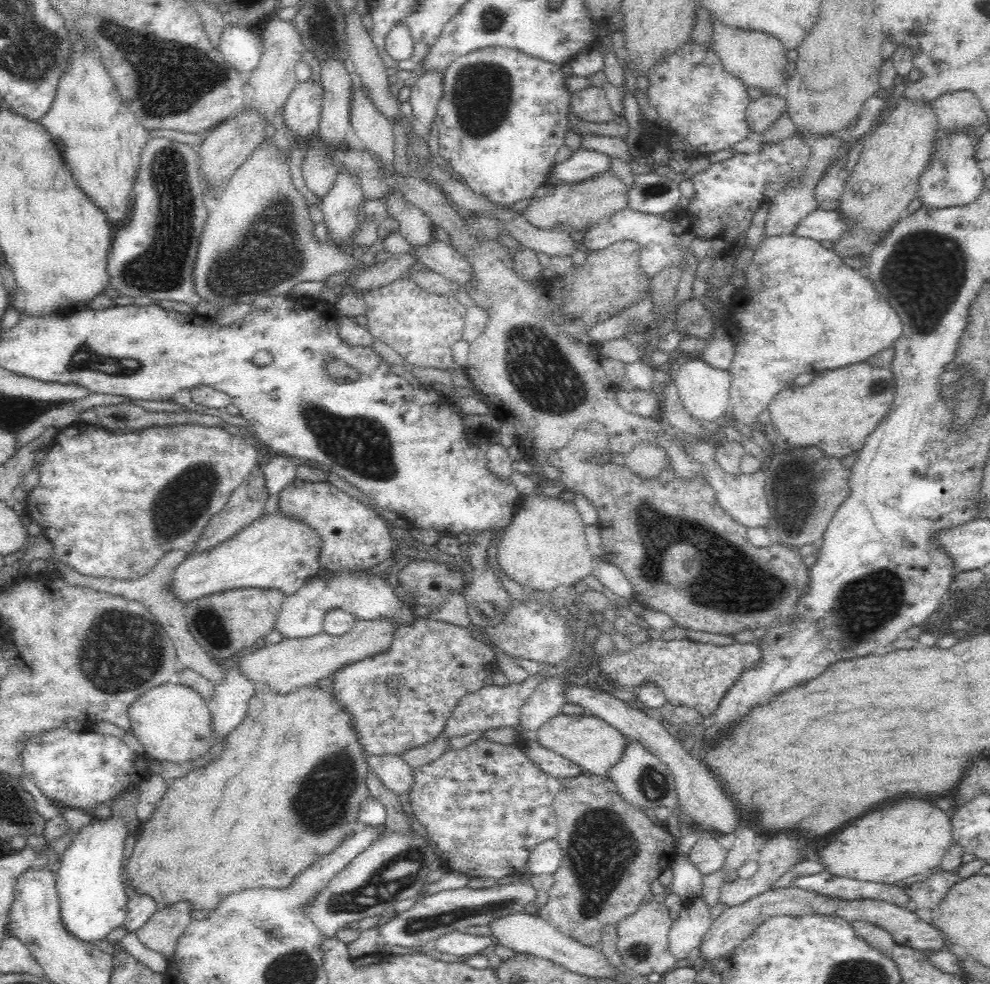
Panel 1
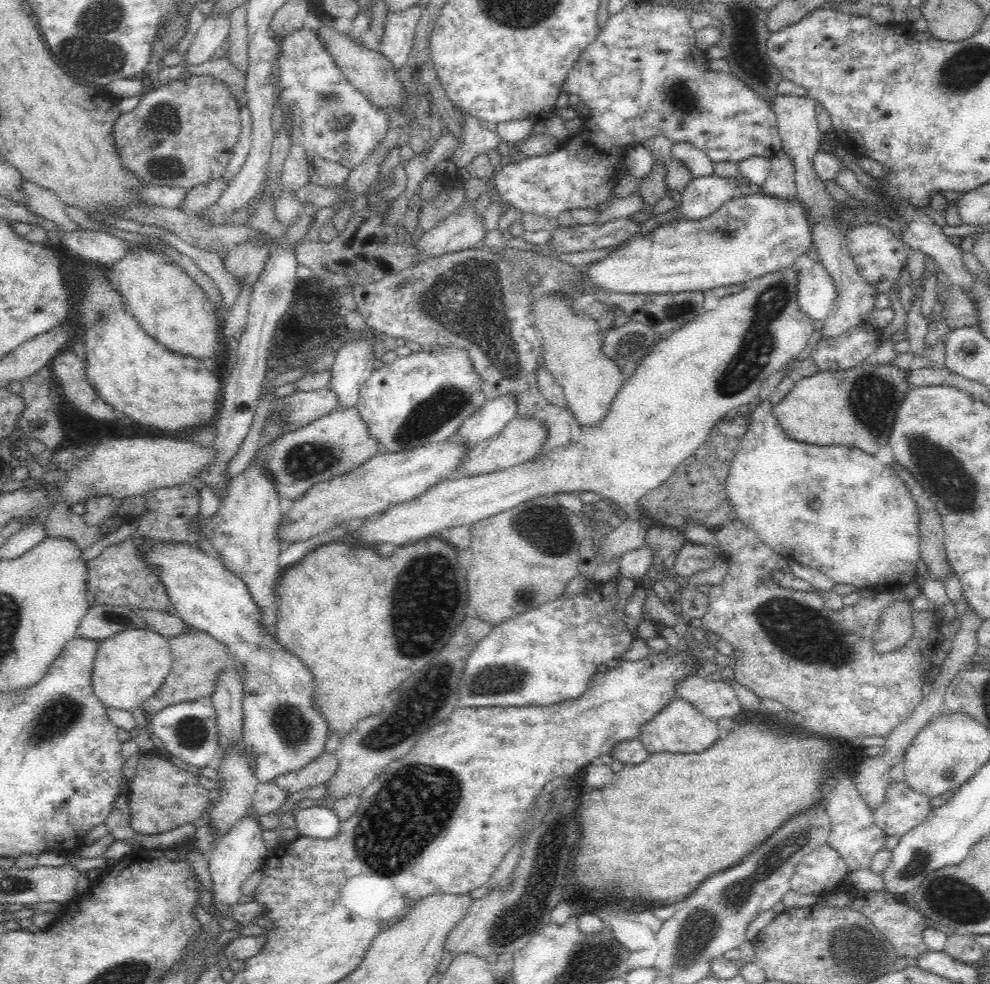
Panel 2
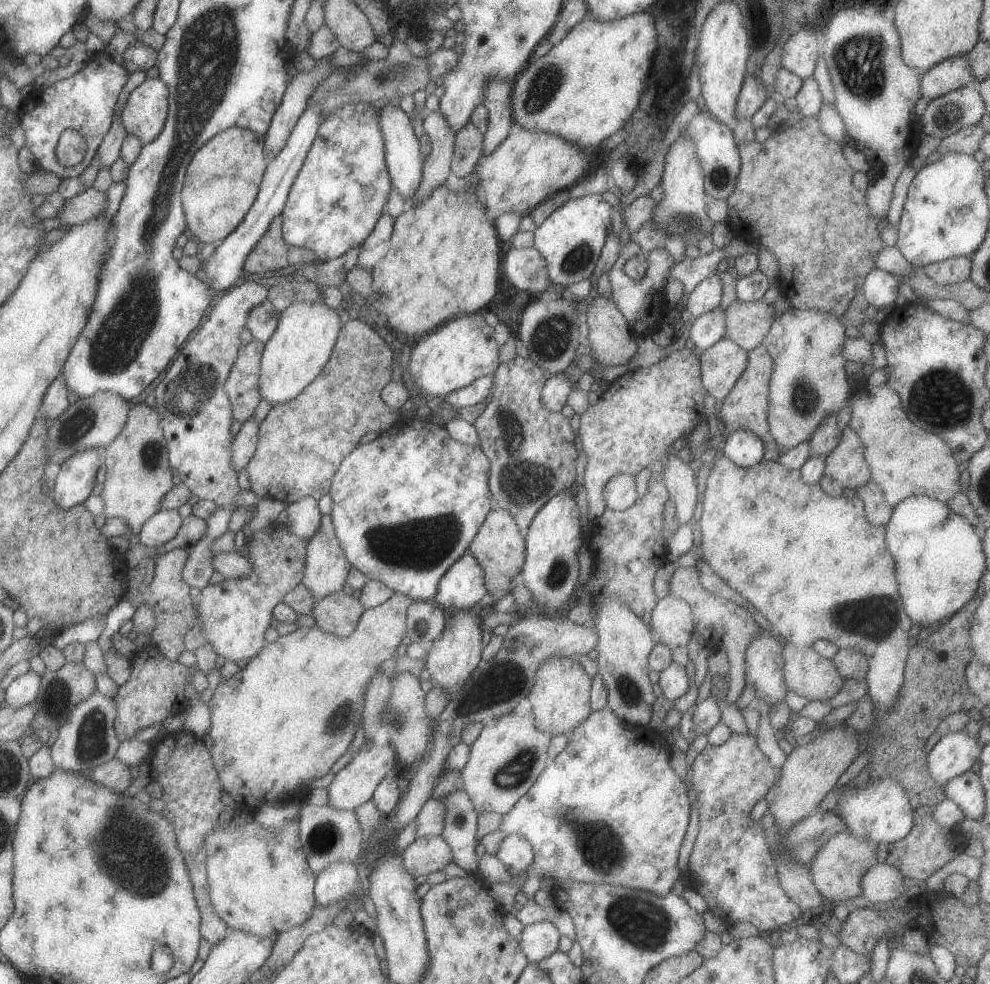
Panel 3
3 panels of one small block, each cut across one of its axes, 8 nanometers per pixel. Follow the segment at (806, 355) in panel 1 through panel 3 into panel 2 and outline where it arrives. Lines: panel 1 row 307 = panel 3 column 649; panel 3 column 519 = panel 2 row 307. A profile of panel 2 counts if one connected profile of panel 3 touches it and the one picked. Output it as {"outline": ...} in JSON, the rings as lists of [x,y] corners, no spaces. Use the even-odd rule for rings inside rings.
{"outline":[[[821,262],[798,270],[798,305],[810,319],[824,321],[832,312],[837,297],[830,273]]]}

